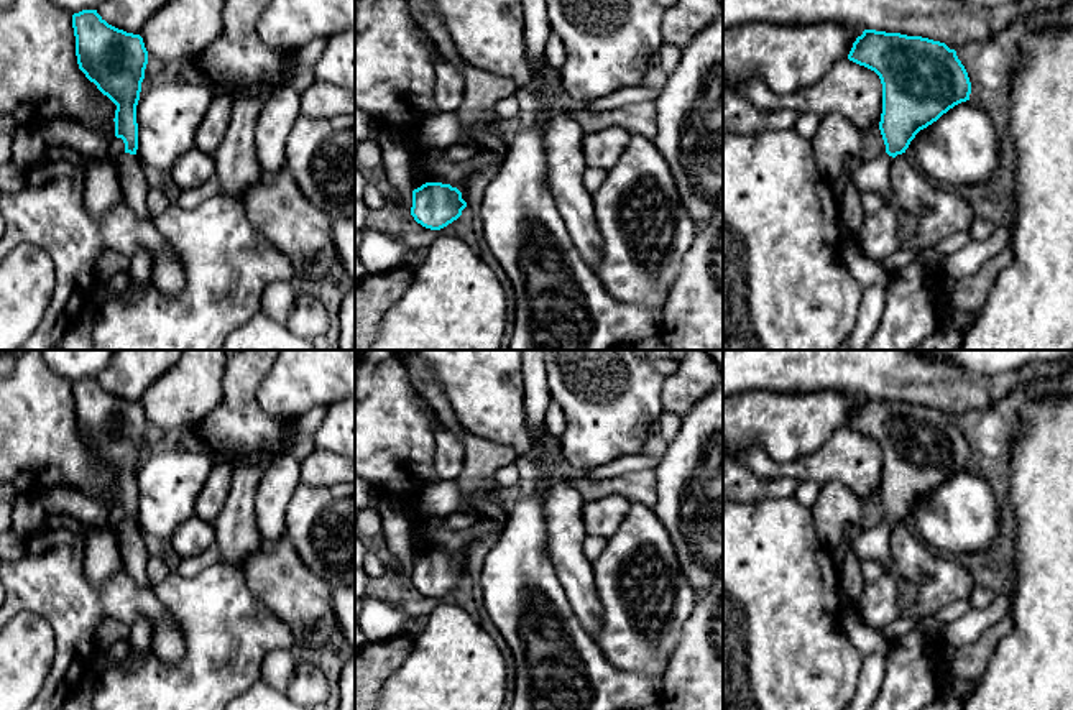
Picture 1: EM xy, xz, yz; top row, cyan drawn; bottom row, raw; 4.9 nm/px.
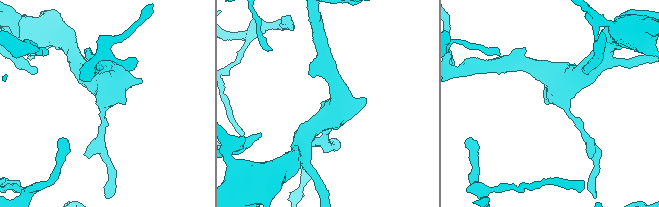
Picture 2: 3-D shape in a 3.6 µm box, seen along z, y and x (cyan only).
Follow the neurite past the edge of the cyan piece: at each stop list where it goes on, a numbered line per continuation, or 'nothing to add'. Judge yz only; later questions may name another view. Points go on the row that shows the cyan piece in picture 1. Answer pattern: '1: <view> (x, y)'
1: yz (868, 176)

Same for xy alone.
1: xy (130, 170)

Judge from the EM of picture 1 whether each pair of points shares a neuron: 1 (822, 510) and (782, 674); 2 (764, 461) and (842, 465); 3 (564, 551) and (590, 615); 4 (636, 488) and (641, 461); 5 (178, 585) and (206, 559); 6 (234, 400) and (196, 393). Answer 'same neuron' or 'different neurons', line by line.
1: different neurons
2: same neuron
3: same neuron
4: different neurons
5: different neurons
6: different neurons

